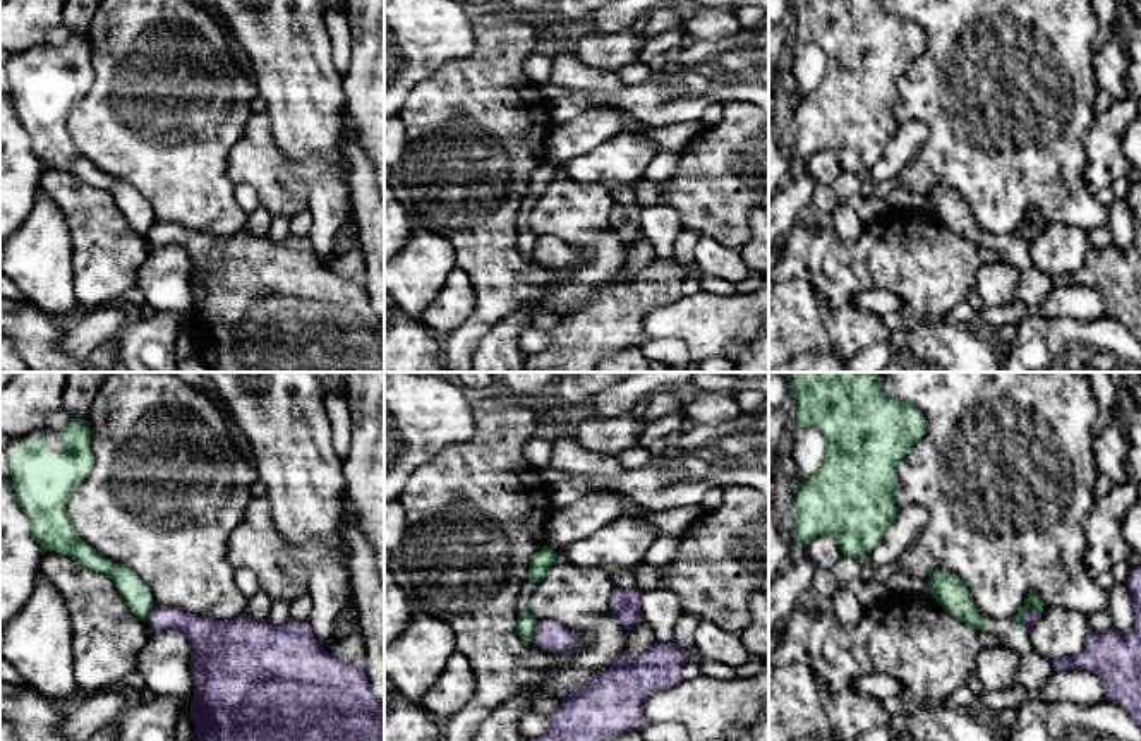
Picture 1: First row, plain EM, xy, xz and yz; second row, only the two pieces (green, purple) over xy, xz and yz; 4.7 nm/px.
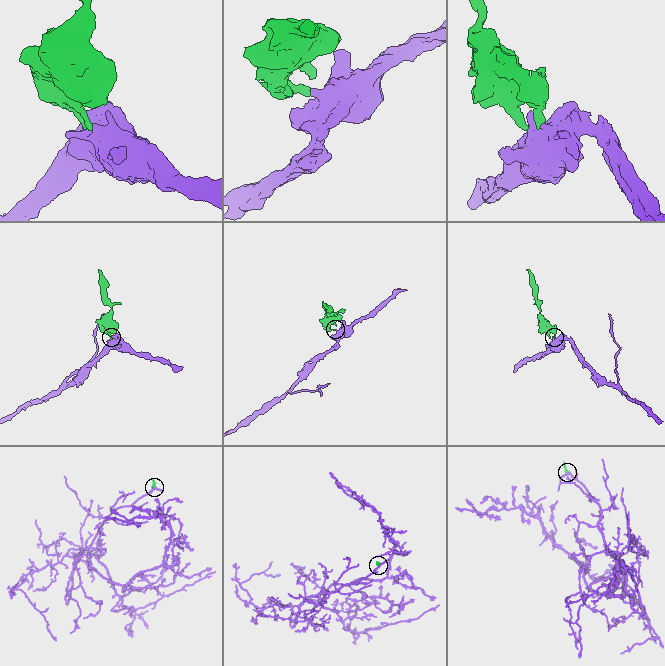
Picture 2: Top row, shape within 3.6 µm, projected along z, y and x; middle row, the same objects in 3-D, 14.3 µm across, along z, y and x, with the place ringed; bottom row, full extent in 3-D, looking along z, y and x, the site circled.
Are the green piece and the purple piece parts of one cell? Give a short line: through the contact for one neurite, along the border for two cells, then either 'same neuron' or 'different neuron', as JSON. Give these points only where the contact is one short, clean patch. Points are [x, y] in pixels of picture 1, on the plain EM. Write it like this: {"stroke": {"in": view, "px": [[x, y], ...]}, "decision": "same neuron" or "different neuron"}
{"stroke": {"in": "yz", "px": [[1040, 225], [1028, 225], [1021, 234], [1023, 240]]}, "decision": "different neuron"}

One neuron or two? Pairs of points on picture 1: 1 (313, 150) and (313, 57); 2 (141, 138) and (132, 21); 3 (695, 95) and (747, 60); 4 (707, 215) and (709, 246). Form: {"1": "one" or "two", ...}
{"1": "one", "2": "one", "3": "one", "4": "two"}

